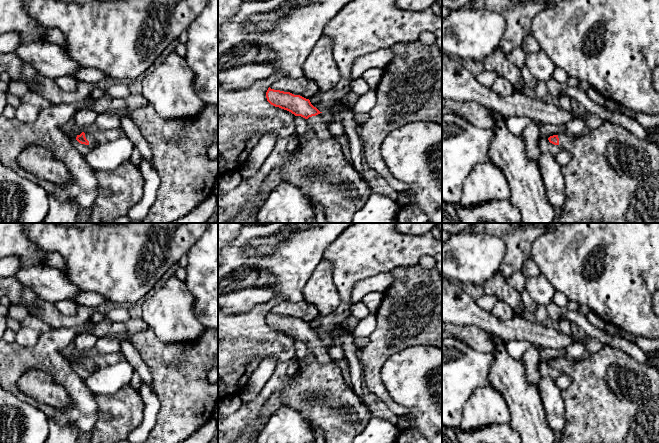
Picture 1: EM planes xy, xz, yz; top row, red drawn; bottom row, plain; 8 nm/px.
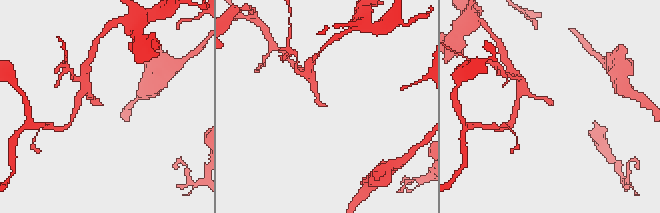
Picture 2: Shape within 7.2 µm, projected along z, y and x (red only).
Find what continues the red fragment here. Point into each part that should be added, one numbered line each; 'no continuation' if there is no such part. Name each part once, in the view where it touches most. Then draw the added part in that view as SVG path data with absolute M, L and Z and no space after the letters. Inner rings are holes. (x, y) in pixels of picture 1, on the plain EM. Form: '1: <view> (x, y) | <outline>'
1: xz (319, 393) | M320 337L307 343L307 354L300 360L298 374L284 390L274 394L260 410L255 424L248 426L233 443L257 443L257 435L269 418L281 407L297 410L311 427L320 427L326 443L353 443L372 416L370 408L345 383L339 366L329 355L330 345Z

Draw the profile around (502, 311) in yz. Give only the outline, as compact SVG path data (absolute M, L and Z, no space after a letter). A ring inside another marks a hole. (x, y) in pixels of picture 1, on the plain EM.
M498 300L496 302L493 309L491 310L491 313L496 318L504 321L512 319L514 317L514 313L511 307L501 300Z

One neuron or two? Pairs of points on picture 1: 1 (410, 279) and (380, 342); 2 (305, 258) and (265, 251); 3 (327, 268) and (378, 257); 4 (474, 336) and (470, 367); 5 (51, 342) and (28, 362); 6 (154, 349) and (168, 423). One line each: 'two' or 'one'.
1: one
2: one
3: two
4: two
5: one
6: one

